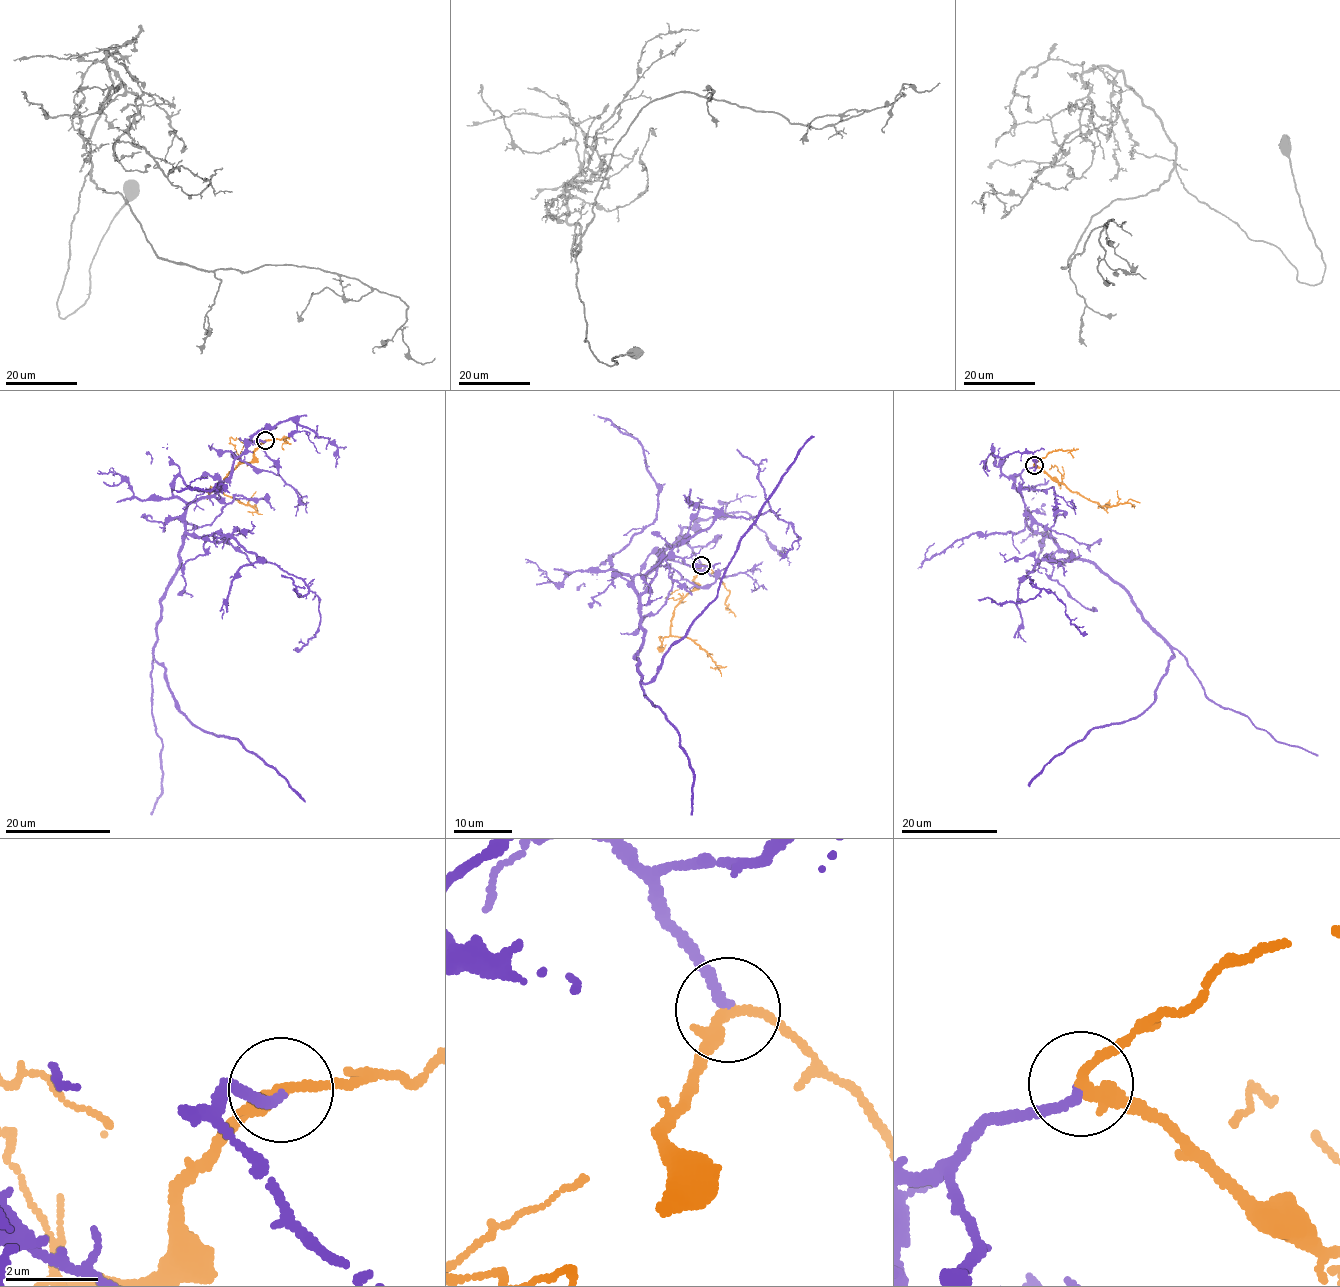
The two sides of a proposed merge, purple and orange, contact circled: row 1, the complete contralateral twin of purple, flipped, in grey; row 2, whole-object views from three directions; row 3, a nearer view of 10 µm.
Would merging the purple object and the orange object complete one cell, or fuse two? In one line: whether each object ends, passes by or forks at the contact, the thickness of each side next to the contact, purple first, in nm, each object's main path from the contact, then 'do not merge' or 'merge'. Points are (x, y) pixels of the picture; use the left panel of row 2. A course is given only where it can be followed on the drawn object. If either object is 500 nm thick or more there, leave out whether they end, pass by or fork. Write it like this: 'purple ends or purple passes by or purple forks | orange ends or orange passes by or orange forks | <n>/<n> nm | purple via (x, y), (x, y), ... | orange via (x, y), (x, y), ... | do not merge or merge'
purple ends | orange passes by | 200/280 nm | purple via (265, 441), (251, 441), (214, 494), (187, 506), (153, 651), (179, 712), (212, 734), (236, 739), (305, 802) | orange via (265, 441), (250, 462), (229, 472), (220, 487), (225, 495), (257, 512), (248, 511) | merge

